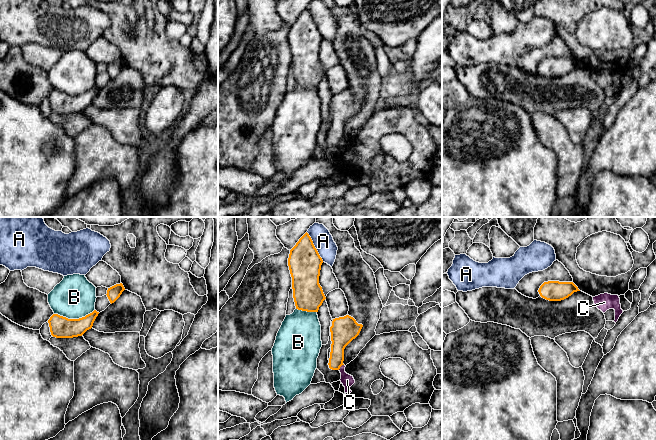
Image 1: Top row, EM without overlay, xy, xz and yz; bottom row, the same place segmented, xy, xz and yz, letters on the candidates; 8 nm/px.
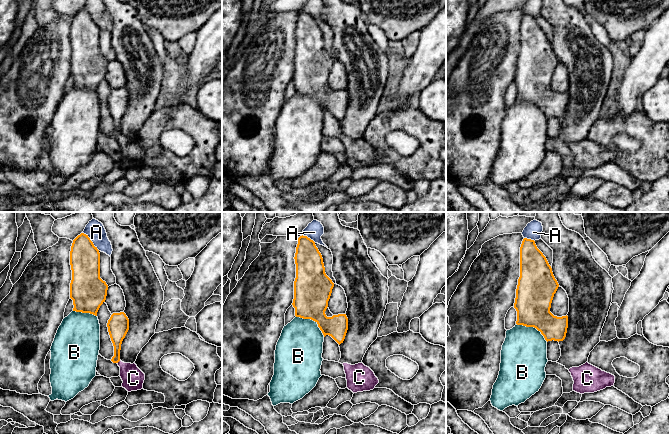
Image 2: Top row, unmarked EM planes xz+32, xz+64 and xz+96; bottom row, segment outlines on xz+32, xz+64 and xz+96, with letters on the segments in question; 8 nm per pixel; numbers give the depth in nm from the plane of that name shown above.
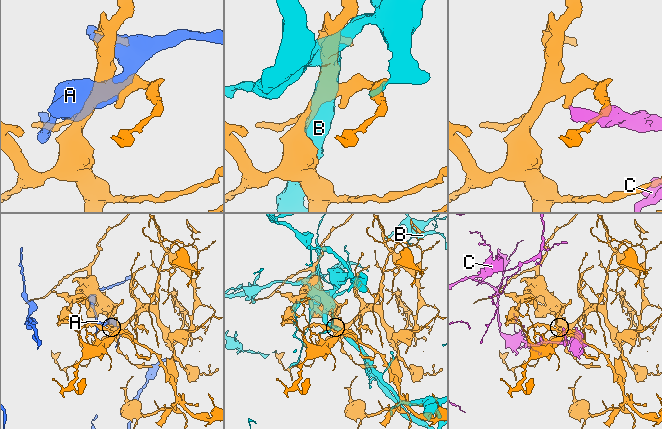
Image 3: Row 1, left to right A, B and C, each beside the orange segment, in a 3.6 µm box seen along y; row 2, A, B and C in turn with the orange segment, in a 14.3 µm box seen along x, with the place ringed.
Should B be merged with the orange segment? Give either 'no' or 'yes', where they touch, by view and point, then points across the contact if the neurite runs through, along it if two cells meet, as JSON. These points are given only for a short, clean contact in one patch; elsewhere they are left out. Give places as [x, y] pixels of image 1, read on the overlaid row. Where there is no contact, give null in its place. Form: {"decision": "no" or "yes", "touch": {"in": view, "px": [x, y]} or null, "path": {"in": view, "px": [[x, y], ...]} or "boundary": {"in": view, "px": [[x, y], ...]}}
{"decision": "no", "touch": {"in": "xy", "px": [74, 319]}}

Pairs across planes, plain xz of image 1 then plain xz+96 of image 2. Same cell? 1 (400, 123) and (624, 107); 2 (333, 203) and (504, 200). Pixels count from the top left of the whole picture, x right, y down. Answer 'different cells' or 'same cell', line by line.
1: different cells
2: different cells

